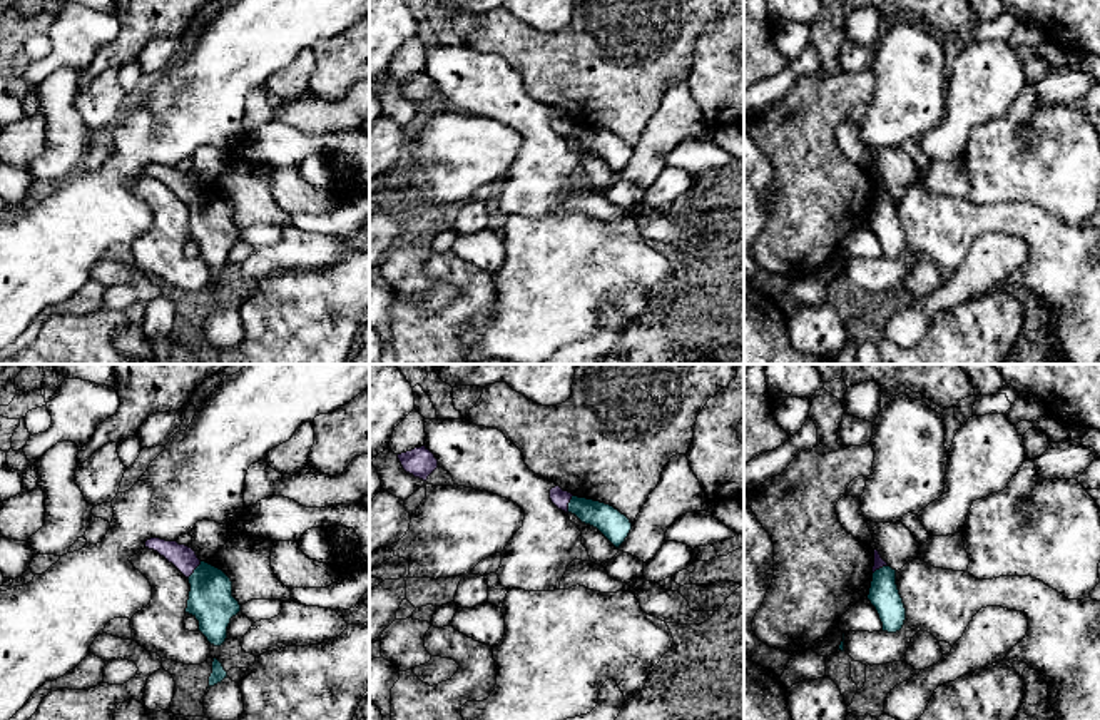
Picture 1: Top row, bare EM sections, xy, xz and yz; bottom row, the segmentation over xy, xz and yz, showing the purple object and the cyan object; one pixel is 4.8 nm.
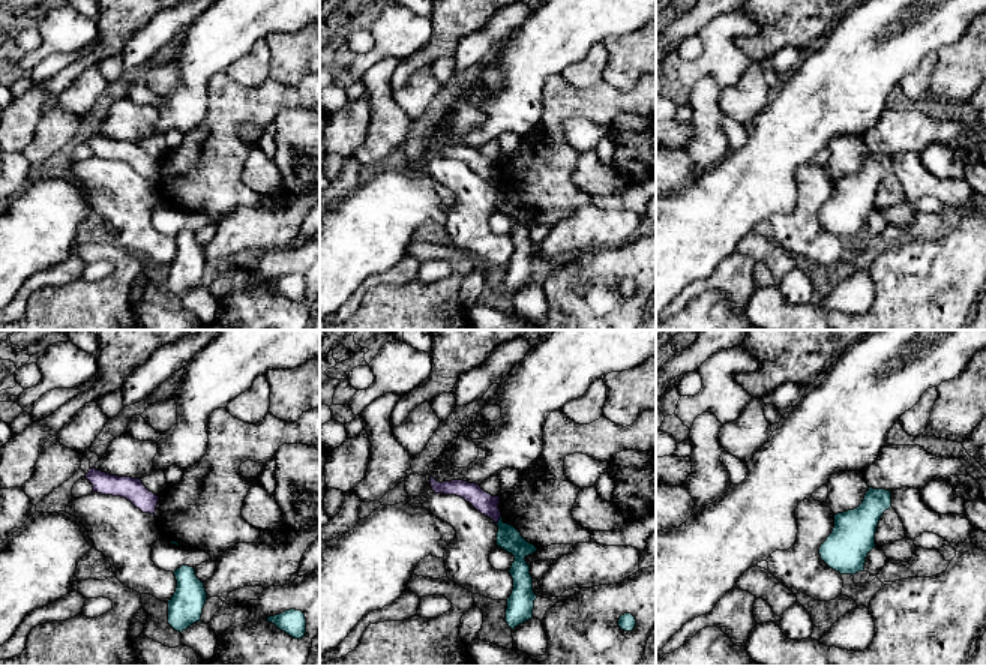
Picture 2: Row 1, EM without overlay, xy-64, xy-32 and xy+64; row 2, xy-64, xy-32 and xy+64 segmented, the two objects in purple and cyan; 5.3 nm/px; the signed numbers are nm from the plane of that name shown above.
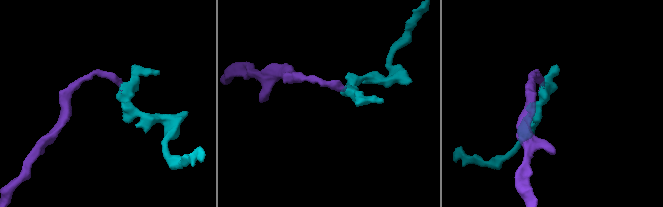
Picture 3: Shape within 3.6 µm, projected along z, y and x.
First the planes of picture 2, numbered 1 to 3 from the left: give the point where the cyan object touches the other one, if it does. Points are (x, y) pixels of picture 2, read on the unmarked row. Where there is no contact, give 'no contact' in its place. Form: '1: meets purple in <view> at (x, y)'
1: no contact
2: meets purple in xy-32 at (499, 183)
3: no contact

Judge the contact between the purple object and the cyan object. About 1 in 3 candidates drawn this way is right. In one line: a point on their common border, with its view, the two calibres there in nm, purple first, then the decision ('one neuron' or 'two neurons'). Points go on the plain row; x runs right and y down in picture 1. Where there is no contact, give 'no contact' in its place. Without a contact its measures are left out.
xy (194, 194) | 120/220 nm | two neurons

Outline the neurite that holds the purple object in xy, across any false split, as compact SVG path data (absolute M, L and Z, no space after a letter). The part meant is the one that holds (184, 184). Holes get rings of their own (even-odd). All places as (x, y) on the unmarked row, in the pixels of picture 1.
M150 164L145 167L145 174L157 177L169 189L172 189L186 204L201 190L196 177L177 167L166 167L160 164Z

